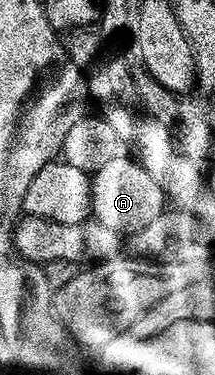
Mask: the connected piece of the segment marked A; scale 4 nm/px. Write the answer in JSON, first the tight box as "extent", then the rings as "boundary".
{"extent":[91,152,166,236],"boundary":[[[117,152],[114,160],[91,175],[91,180],[91,217],[97,218],[122,236],[131,236],[146,228],[146,224],[153,222],[166,209],[166,196],[162,188],[158,188],[158,183],[150,177],[150,172],[146,172],[146,168],[142,168],[142,164],[127,153]]]}

